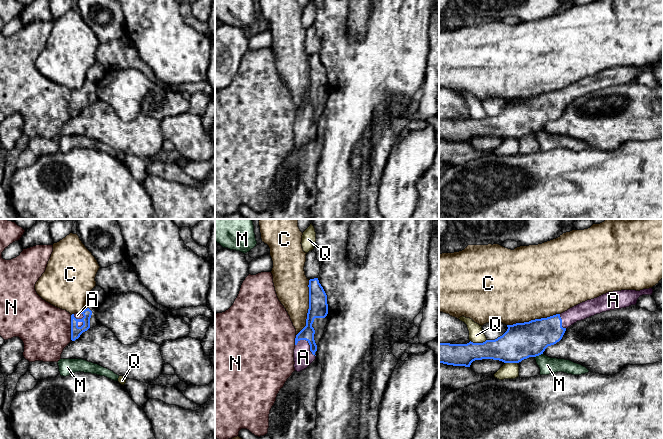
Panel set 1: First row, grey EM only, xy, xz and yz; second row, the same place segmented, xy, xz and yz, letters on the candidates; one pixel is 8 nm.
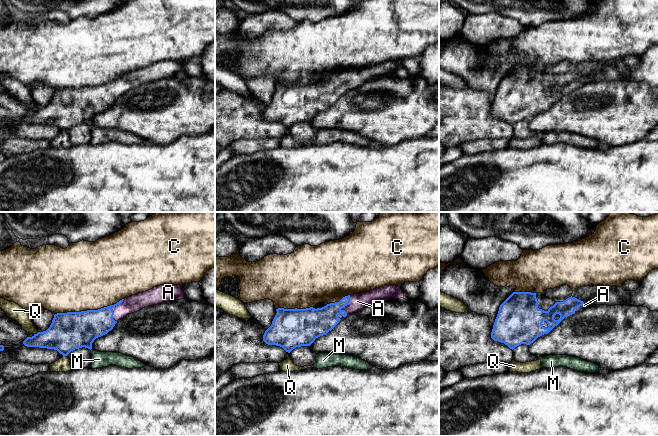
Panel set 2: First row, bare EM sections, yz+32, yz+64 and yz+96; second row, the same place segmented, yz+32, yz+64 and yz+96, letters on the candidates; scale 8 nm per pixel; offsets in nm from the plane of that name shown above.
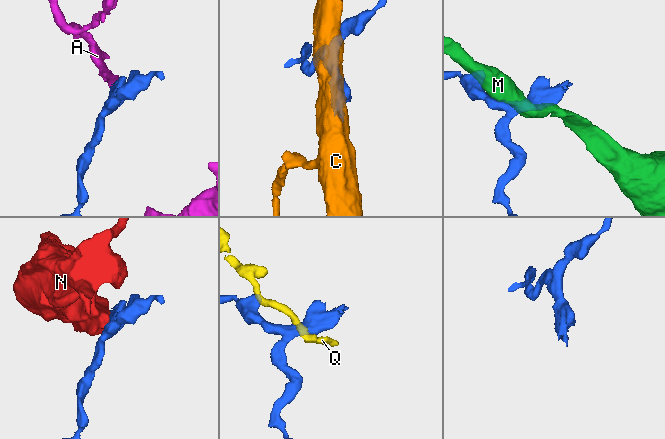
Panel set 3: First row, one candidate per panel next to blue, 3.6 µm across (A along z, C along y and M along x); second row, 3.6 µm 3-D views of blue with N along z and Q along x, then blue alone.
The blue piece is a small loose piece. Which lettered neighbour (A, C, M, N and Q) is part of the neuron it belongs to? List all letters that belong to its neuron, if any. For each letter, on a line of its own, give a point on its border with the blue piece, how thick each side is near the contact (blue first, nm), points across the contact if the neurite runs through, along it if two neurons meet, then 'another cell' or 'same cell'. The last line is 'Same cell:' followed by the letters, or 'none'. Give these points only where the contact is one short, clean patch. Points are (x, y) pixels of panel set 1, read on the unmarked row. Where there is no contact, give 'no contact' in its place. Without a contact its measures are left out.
A: meets blue in xz at (309, 120); 110 nm thick on the blue side, 160 nm on the other; runs through xz (307, 109), (309, 120), (305, 124), (303, 133); same cell
C: meets blue in xz at (309, 84); 160 nm thick on the blue side, 280 nm on the other; another cell
M: meets blue in yz at (538, 131); 280 nm thick on the blue side, 140 nm on the other; border along yz (542, 129), (535, 133); another cell
N: meets blue in xy at (71, 103); 90 nm thick on the blue side, 400 nm on the other; another cell
Q: meets blue in yz at (478, 119); 240 nm thick on the blue side, 130 nm on the other; another cell
Same cell: A

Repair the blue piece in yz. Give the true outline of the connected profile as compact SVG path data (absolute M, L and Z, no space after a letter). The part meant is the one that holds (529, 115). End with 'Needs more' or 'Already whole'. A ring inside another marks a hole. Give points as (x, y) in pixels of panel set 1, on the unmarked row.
M653 65L621 66L603 70L597 74L582 78L567 87L547 94L535 95L529 98L507 101L507 107L495 116L486 116L483 119L469 118L467 120L439 119L439 139L470 143L475 136L493 135L504 139L519 139L529 133L536 133L545 127L548 122L559 118L566 105L576 99L602 88L626 84L636 81L642 71L652 71Z. Needs more

